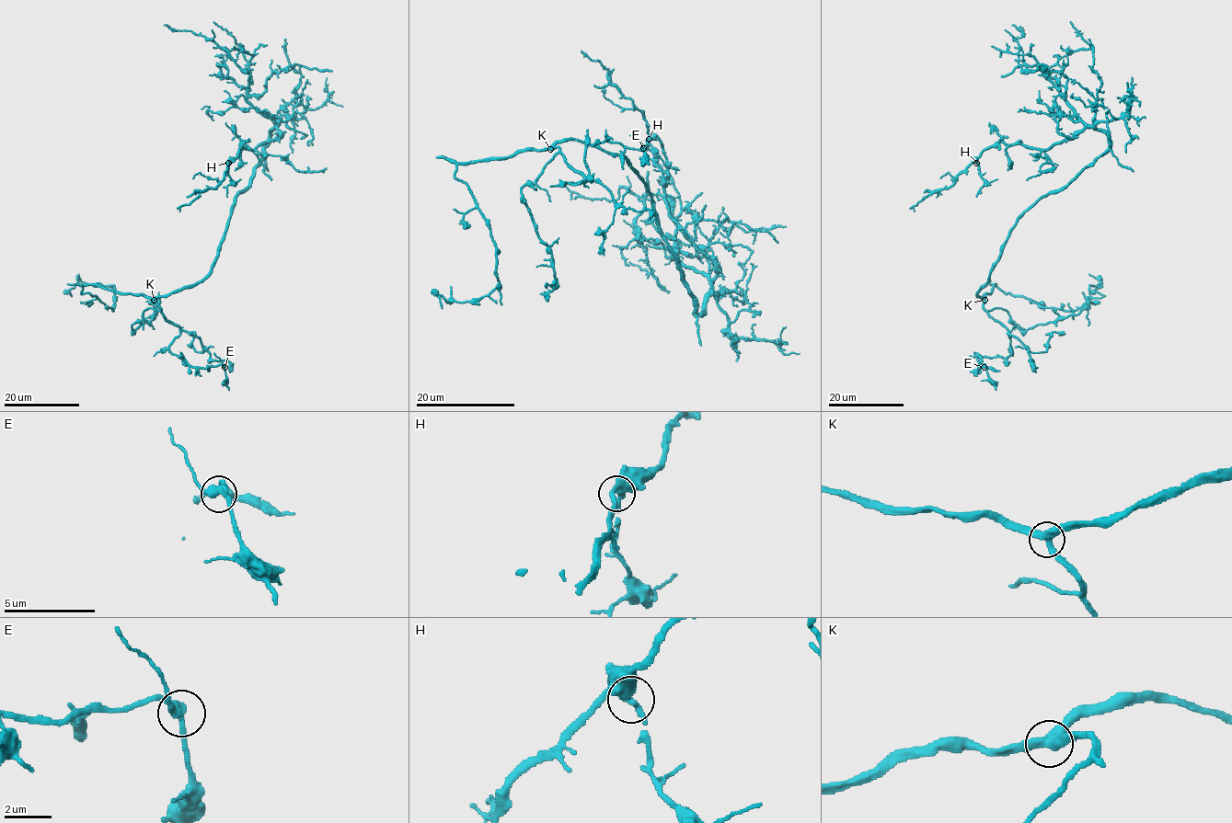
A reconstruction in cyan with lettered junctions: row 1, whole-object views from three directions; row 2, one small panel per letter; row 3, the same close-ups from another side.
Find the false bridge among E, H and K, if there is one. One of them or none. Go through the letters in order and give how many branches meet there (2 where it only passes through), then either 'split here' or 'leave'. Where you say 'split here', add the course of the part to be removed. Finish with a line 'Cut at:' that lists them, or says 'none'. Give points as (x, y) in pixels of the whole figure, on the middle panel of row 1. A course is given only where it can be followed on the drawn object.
E: 3 branches meet; leave
H: 3 branches meet; leave
K: 3 branches meet; leave
Cut at: none

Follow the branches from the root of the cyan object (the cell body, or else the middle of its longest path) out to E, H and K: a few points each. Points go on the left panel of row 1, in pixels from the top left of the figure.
E: (229, 216), (212, 270), (155, 300), (180, 330), (172, 354), (195, 368), (224, 367)
H: (229, 216), (269, 134), (278, 129), (279, 137), (256, 149), (242, 142), (228, 163)
K: (229, 216), (228, 227), (212, 270), (191, 285), (153, 299)

